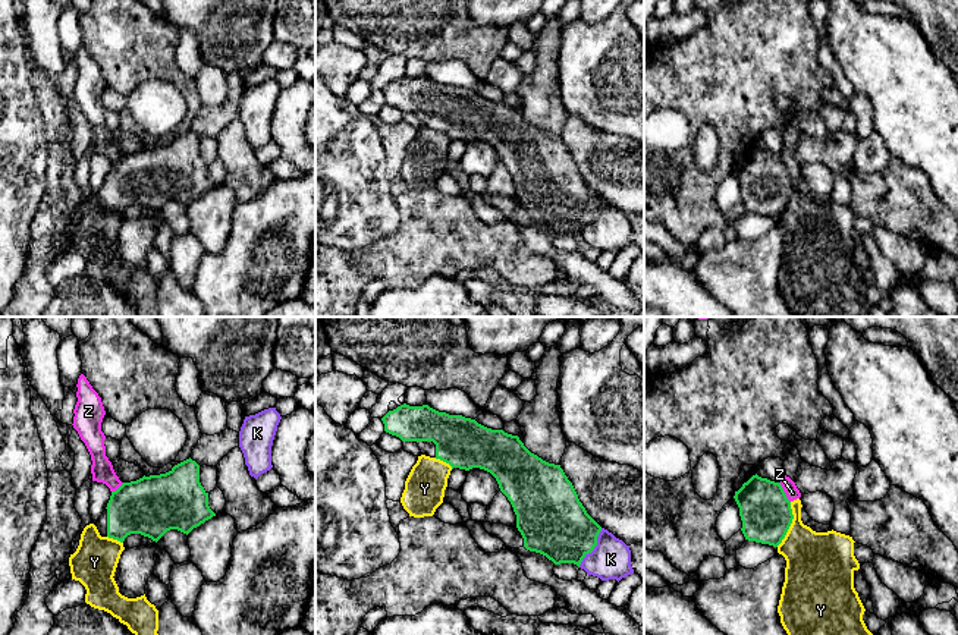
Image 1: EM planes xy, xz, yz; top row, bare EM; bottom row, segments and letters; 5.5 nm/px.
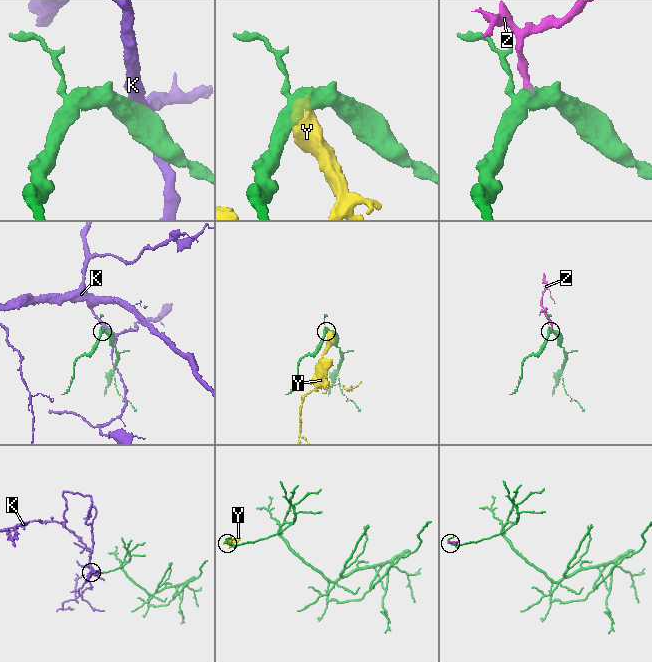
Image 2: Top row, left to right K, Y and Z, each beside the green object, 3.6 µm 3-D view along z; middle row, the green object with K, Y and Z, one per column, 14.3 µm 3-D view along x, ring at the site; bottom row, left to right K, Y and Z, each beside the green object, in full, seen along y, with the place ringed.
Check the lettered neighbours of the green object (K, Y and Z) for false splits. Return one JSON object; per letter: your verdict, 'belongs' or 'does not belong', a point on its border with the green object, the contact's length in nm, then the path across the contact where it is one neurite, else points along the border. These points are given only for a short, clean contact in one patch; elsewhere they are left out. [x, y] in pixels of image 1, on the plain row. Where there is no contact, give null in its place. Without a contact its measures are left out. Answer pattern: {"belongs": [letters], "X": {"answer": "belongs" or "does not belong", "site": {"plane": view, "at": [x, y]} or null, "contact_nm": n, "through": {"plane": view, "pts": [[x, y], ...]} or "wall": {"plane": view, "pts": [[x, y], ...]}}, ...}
{"belongs": [], "K": {"answer": "does not belong", "site": {"plane": "xz", "at": [594, 217]}, "contact_nm": 260}, "Y": {"answer": "does not belong", "site": {"plane": "yz", "at": [791, 194]}, "contact_nm": 260, "wall": {"plane": "yz", "pts": [[791, 173], [792, 194], [785, 208], [776, 217]]}}, "Z": {"answer": "does not belong", "site": {"plane": "yz", "at": [784, 164]}, "contact_nm": 130, "wall": {"plane": "yz", "pts": [[779, 154], [790, 173]]}}}

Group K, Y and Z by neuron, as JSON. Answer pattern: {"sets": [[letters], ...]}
{"sets": [["K"], ["Y", "Z"]]}

